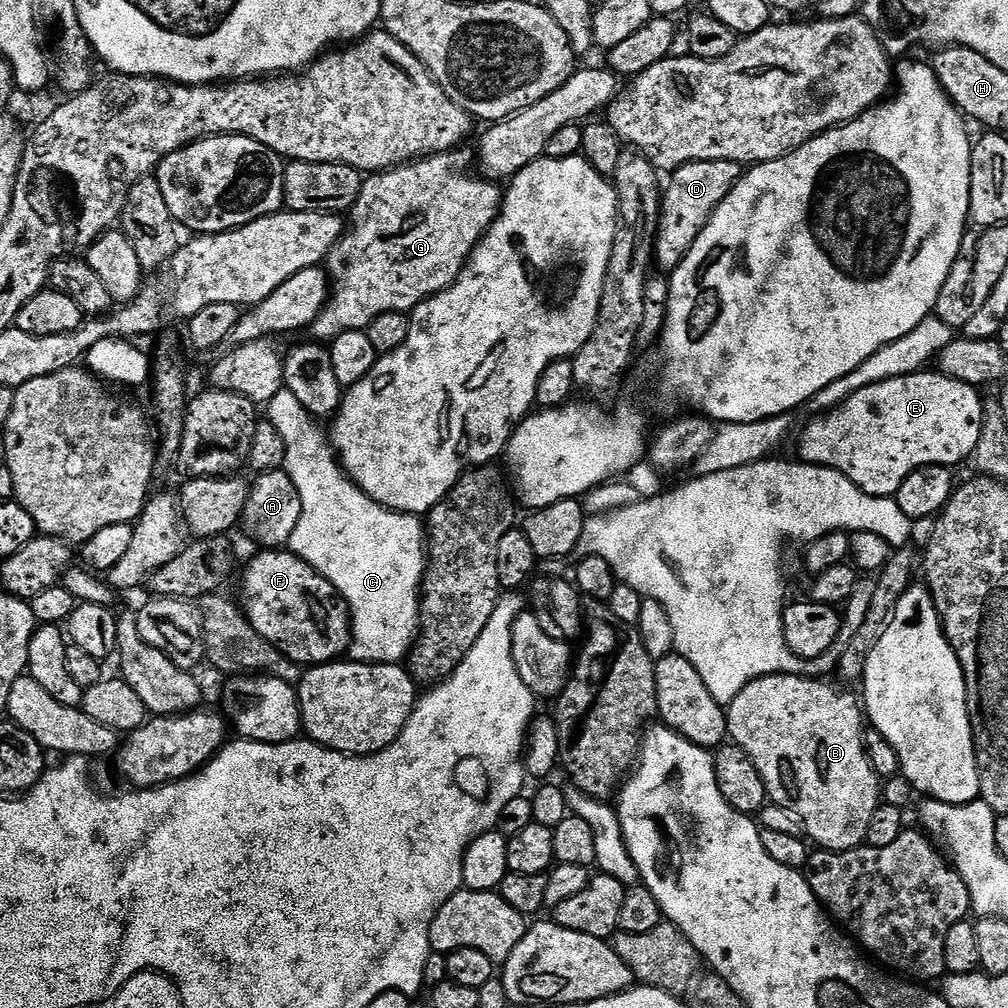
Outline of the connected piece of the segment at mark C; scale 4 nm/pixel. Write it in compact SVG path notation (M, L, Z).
M281 389L275 395L275 398L269 401L266 411L268 411L268 418L284 446L284 449L282 449L284 458L282 470L293 482L294 490L301 502L301 517L298 518L298 524L294 528L290 541L290 550L299 560L305 560L317 574L326 577L336 587L336 591L340 593L340 597L347 604L348 614L352 622L351 659L358 664L400 664L407 657L408 653L411 652L412 645L416 643L416 637L420 631L420 598L422 595L422 581L426 571L426 532L422 527L421 521L419 524L416 521L419 519L415 515L393 512L387 508L380 507L361 488L354 487L351 479L344 478L341 484L336 484L336 475L341 475L342 468L336 459L335 451L329 444L325 433L323 436L314 424L316 422L313 416L298 402L298 399L290 390Z

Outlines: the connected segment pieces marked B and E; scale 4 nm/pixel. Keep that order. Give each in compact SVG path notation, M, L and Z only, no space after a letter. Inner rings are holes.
M763 676L754 682L750 682L733 698L731 704L727 705L728 736L731 743L739 746L756 764L764 783L767 799L778 807L786 808L790 804L792 813L801 819L803 835L813 845L816 843L816 846L830 852L848 852L851 848L861 847L865 843L864 835L870 824L872 811L876 809L877 803L882 796L882 784L876 775L876 771L872 769L872 764L868 761L868 753L864 751L866 720L862 715L862 708L858 703L857 697L855 700L854 697L847 696L844 692L839 692L834 685L827 684L826 681L820 679L811 676Z
M921 370L913 373L910 376L894 377L886 381L880 381L877 384L866 386L865 389L860 389L856 393L850 394L849 397L837 405L831 411L826 411L823 414L817 415L817 420L812 420L804 428L804 433L800 436L800 456L799 459L805 464L817 464L820 468L833 468L838 470L850 482L854 482L854 486L858 486L866 494L871 496L887 496L895 497L898 486L902 486L904 479L909 476L914 470L919 468L931 468L933 466L957 466L964 459L966 461L973 455L975 444L978 442L979 432L982 428L982 423L986 420L984 414L984 404L980 401L980 396L975 387L970 384L963 384L949 376L940 375L939 371Z

